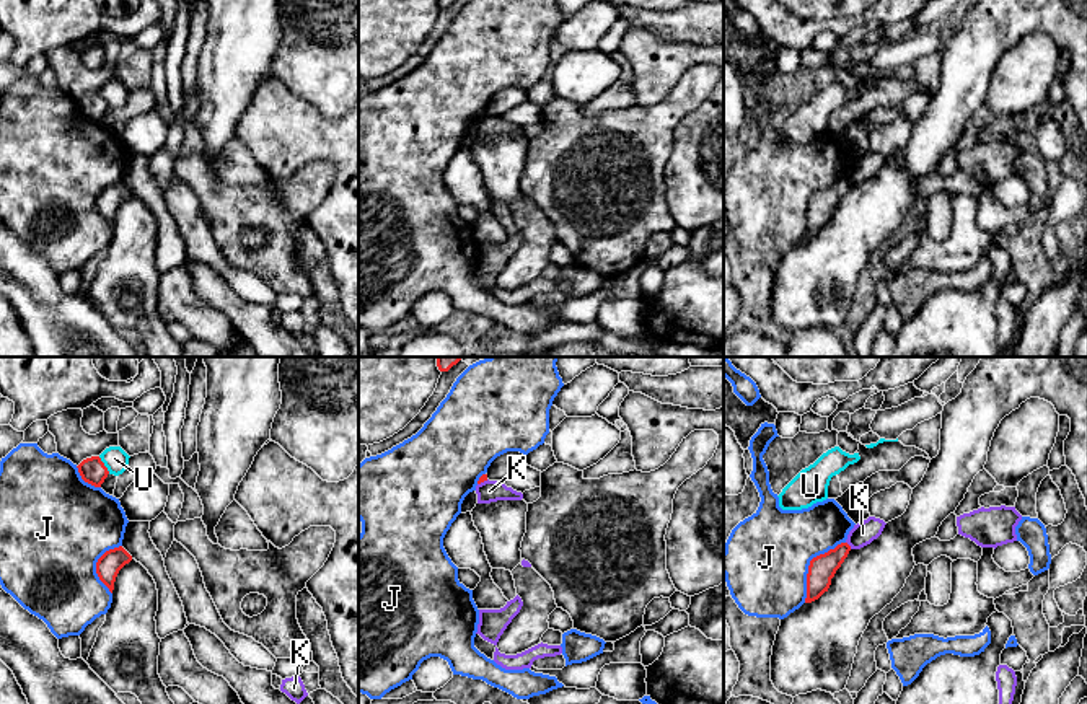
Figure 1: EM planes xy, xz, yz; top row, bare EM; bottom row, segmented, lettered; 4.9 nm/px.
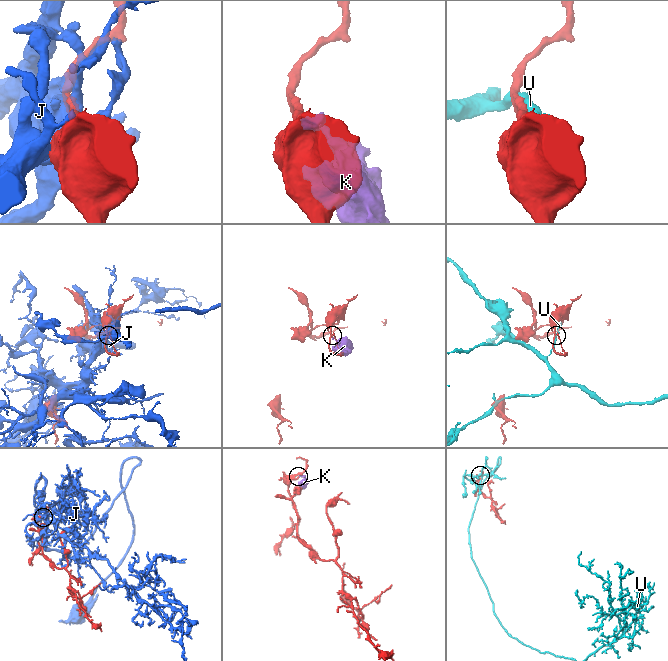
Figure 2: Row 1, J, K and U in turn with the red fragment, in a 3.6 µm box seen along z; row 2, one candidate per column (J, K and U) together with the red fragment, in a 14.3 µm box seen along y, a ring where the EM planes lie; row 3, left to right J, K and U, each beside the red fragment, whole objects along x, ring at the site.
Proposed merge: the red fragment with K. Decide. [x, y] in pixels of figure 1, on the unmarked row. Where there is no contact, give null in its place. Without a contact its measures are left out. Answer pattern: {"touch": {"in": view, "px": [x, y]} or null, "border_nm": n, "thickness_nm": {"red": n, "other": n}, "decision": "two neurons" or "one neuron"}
{"touch": {"in": "yz", "px": [848, 180]}, "border_nm": 50, "thickness_nm": {"red": 140, "other": 110}, "decision": "two neurons"}

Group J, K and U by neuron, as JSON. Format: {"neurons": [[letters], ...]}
{"neurons": [["J"], ["K"], ["U"]]}

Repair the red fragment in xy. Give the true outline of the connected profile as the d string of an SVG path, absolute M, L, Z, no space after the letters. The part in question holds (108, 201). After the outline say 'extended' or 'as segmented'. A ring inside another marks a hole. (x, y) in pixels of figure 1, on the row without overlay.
M114 183L106 186L96 197L96 209L99 215L109 223L112 228L114 217L119 205L132 196L132 191L122 183Z; as segmented

